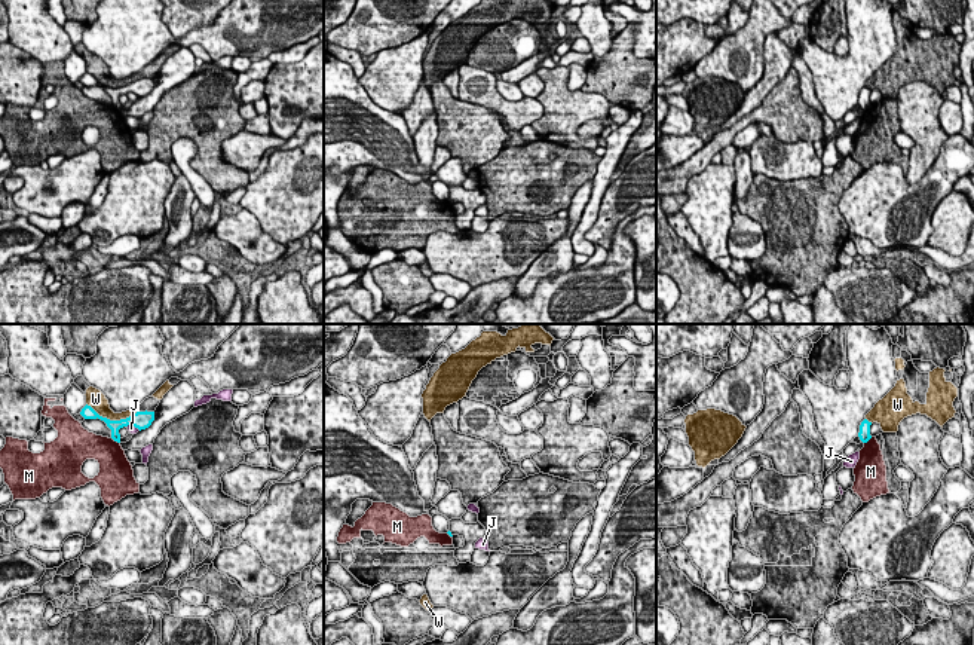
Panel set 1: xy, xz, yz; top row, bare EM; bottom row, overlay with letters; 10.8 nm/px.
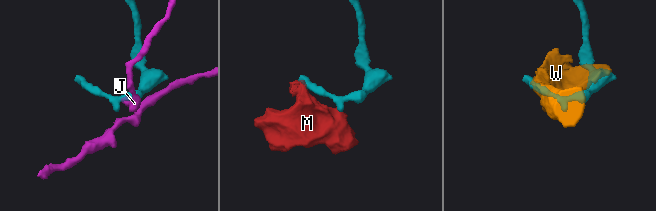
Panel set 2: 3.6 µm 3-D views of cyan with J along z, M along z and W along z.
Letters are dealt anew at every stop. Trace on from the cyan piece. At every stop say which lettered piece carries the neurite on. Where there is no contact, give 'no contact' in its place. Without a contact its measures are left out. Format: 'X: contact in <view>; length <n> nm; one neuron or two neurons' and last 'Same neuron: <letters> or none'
J: contact in xy; length 170 nm; two neurons
M: contact in xy; length 120 nm; two neurons
W: contact in xy; length 550 nm; two neurons
Same neuron: none

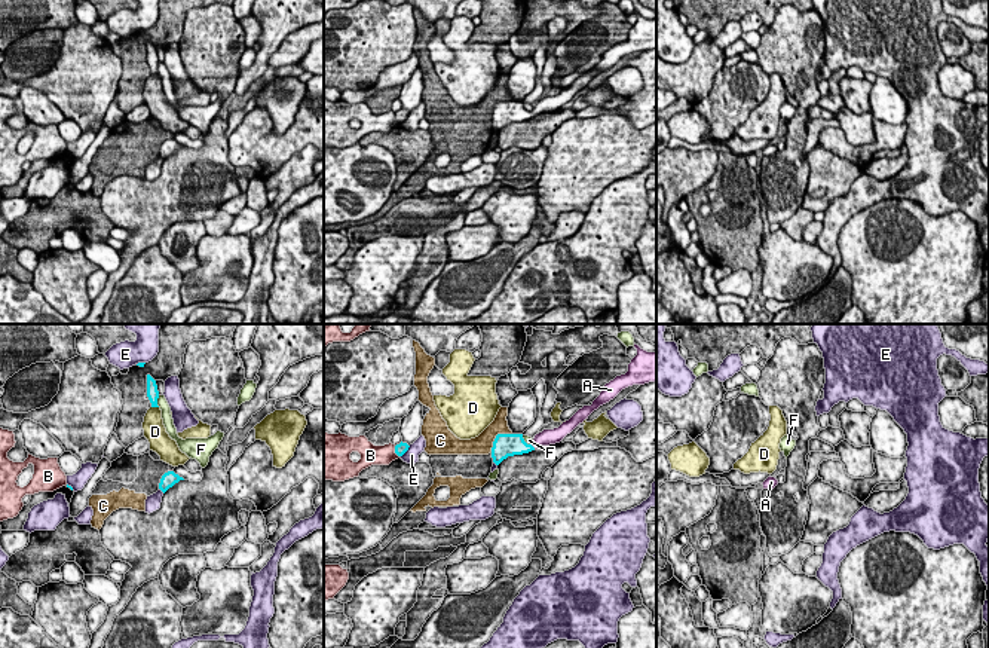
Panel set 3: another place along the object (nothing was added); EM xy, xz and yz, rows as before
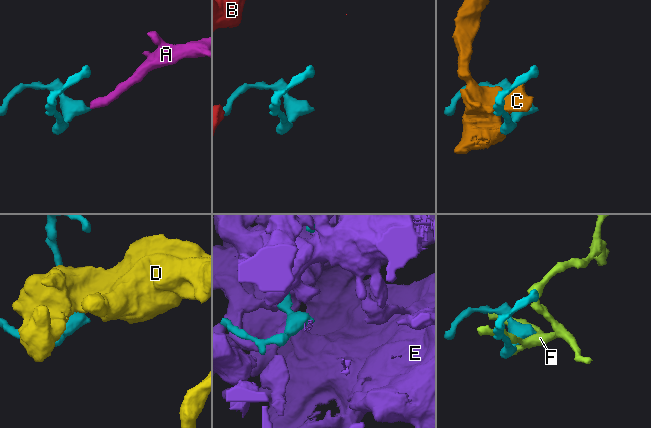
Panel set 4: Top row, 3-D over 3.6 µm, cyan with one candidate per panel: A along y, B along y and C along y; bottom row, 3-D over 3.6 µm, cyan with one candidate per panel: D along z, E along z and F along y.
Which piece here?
A: contact in xz; length 70 nm; one neuron
B: contact in xz; length 140 nm; two neurons
C: contact in xz; length 320 nm; two neurons
D: contact in xy; length 80 nm; two neurons
E: contact in xz; length 170 nm; two neurons
F: contact in xy; length 130 nm; two neurons
Same neuron: A

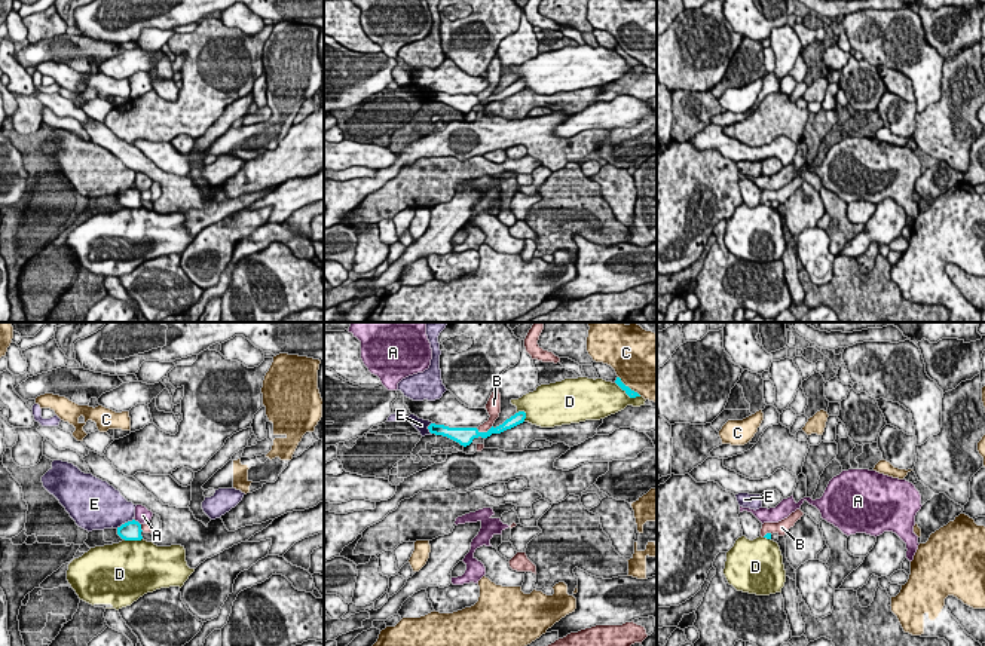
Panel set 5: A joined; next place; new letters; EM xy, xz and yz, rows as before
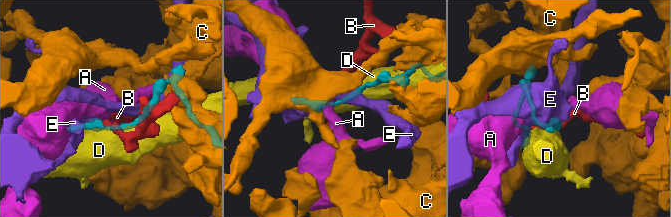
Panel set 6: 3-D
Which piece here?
A: contact in xy; length 100 nm; two neurons
B: contact in xz; length 190 nm; two neurons
C: contact in xz; length 340 nm; two neurons
D: contact in xz; length 320 nm; two neurons
E: contact in xy; length 220 nm; two neurons
Same neuron: none

